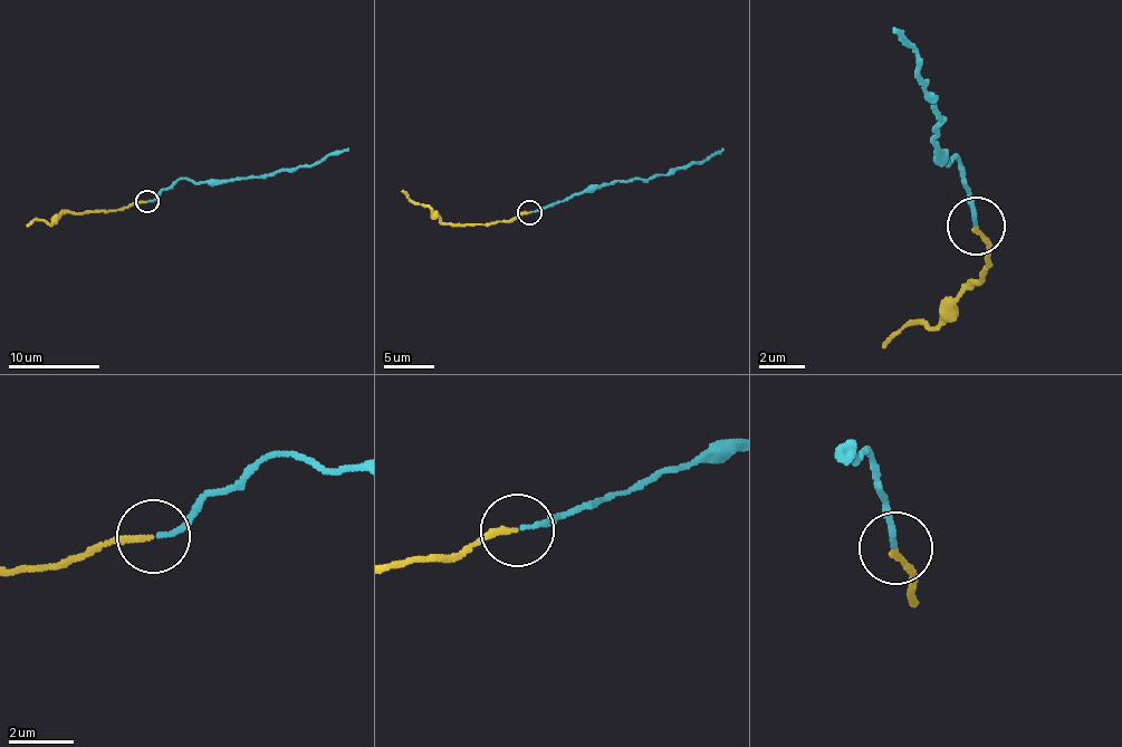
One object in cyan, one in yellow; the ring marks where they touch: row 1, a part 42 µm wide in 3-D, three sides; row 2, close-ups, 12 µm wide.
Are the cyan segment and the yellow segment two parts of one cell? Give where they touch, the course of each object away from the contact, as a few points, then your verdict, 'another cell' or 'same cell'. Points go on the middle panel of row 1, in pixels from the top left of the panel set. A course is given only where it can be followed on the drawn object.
(529, 212) | cyan via (530, 213), (617, 180), (648, 179), (702, 163), (721, 149) | yellow via (530, 213), (483, 224), (442, 223), (428, 208), (408, 198), (402, 190) | another cell

